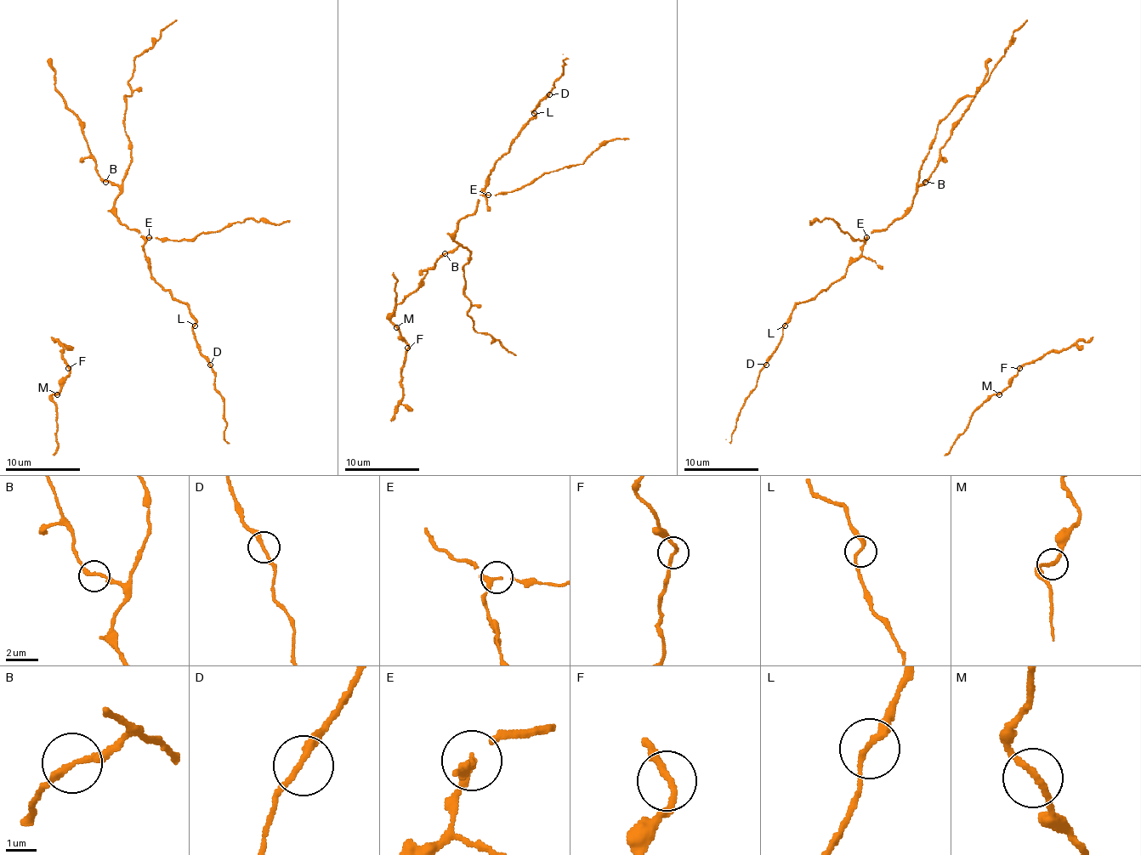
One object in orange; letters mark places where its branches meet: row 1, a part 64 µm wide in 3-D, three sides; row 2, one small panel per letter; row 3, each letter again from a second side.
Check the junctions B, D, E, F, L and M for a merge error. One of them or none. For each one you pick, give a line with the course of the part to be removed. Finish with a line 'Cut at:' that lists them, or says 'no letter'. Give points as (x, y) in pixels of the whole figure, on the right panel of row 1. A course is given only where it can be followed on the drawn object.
E: course (867, 238), (861, 241), (854, 240), (831, 219), (816, 221), (811, 224), (811, 221)
Cut at: E

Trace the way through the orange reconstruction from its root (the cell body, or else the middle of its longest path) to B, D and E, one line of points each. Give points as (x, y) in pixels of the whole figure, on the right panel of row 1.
B: (863, 249), (867, 235), (883, 230), (911, 206), (913, 195), (925, 182)
D: (863, 249), (837, 280), (796, 307), (791, 319), (783, 327), (783, 336), (777, 349), (766, 365)
E: (863, 249), (863, 241), (867, 238)

